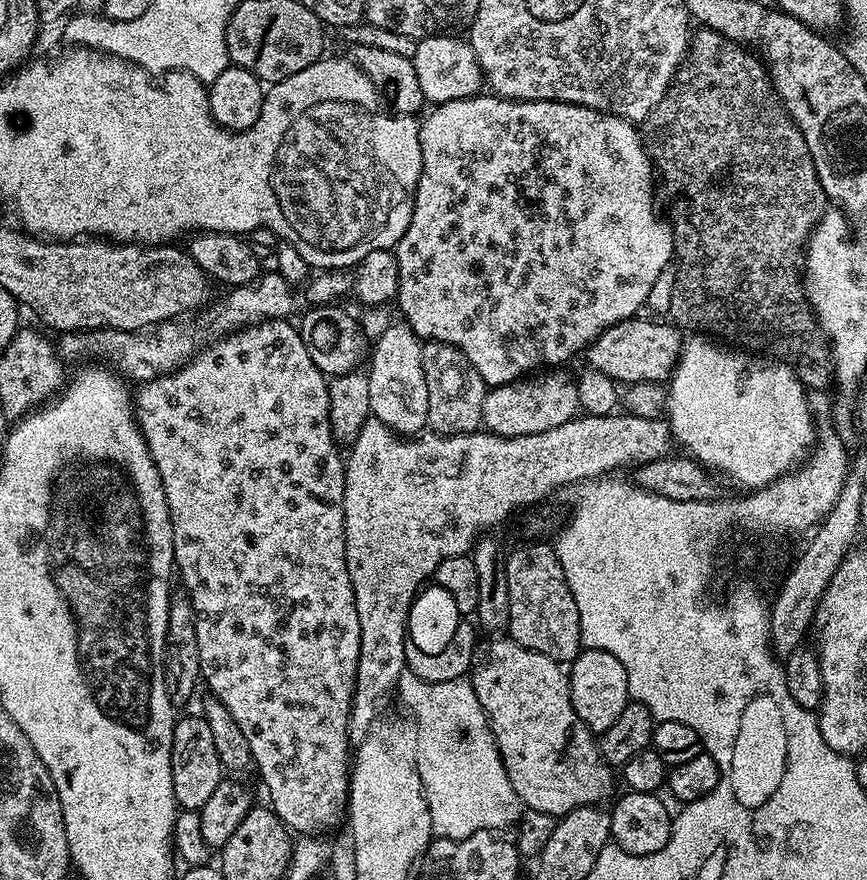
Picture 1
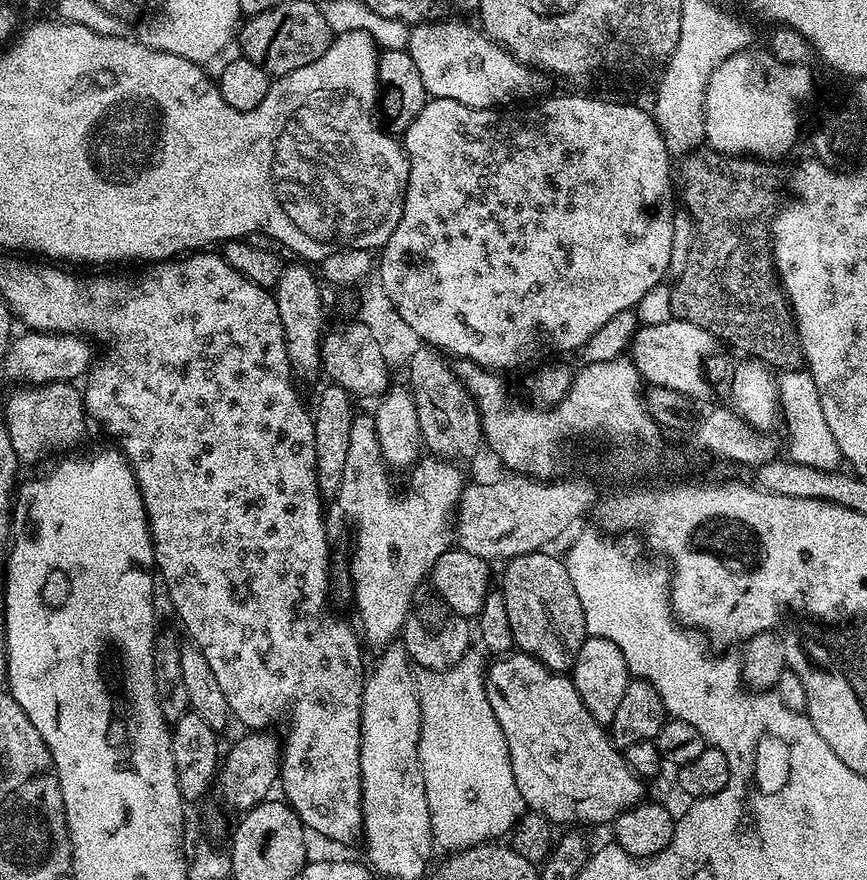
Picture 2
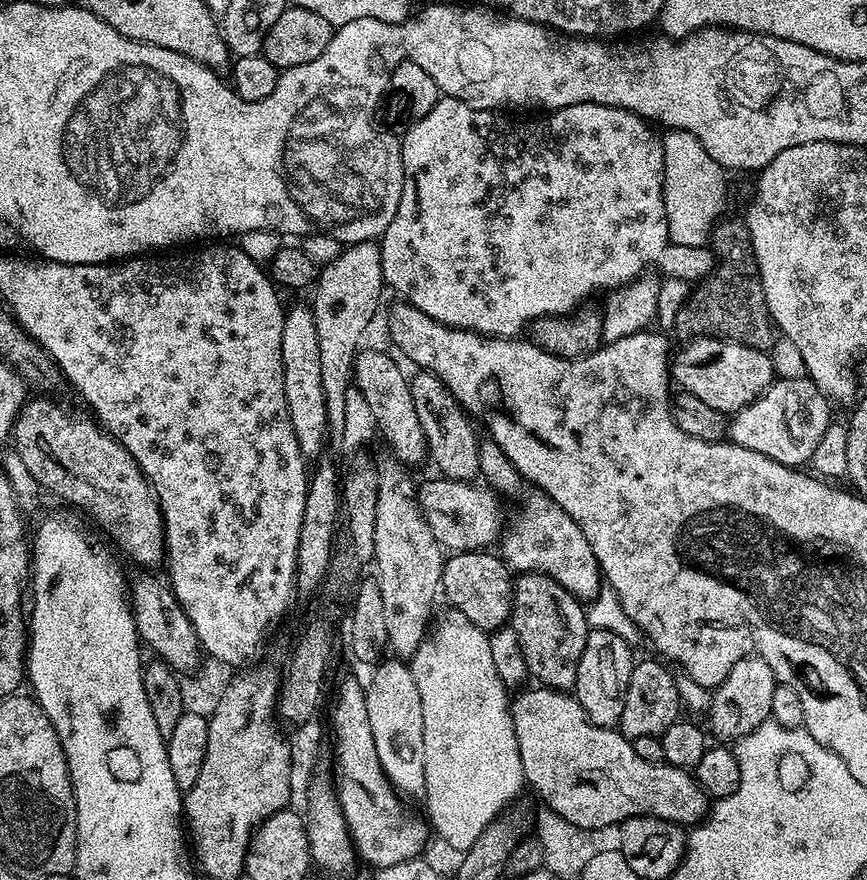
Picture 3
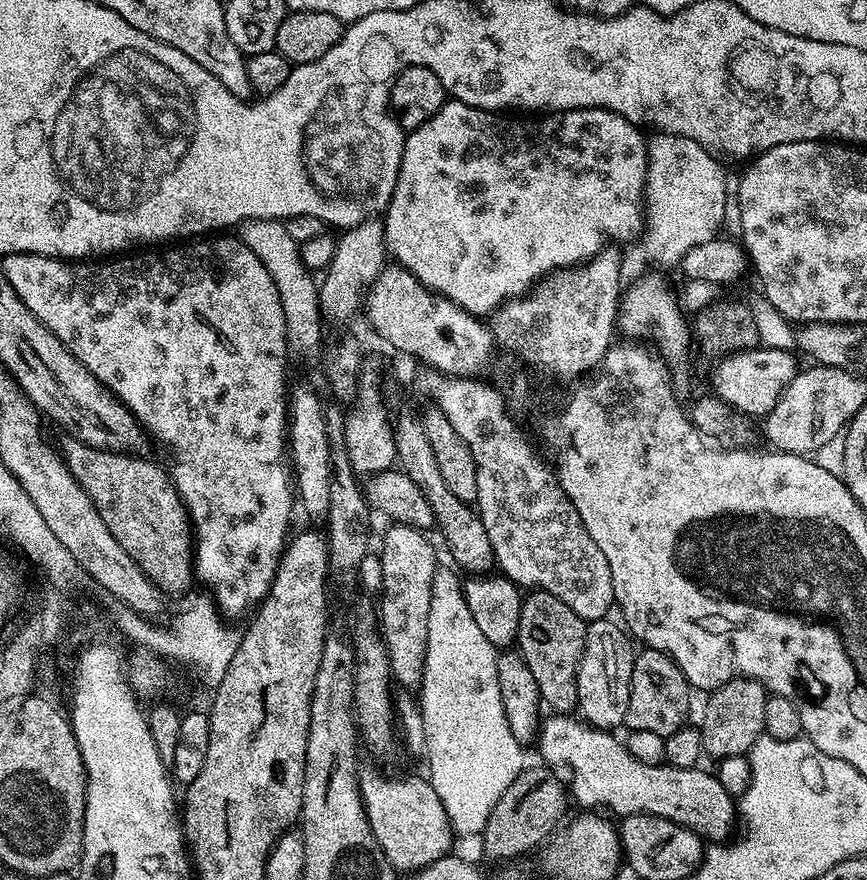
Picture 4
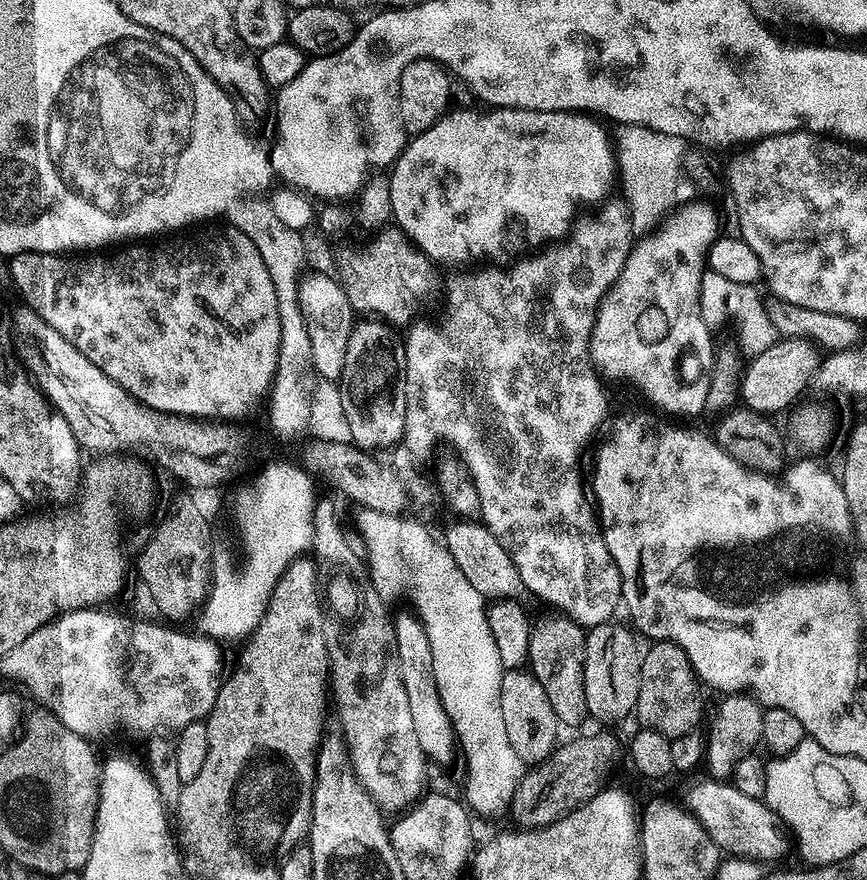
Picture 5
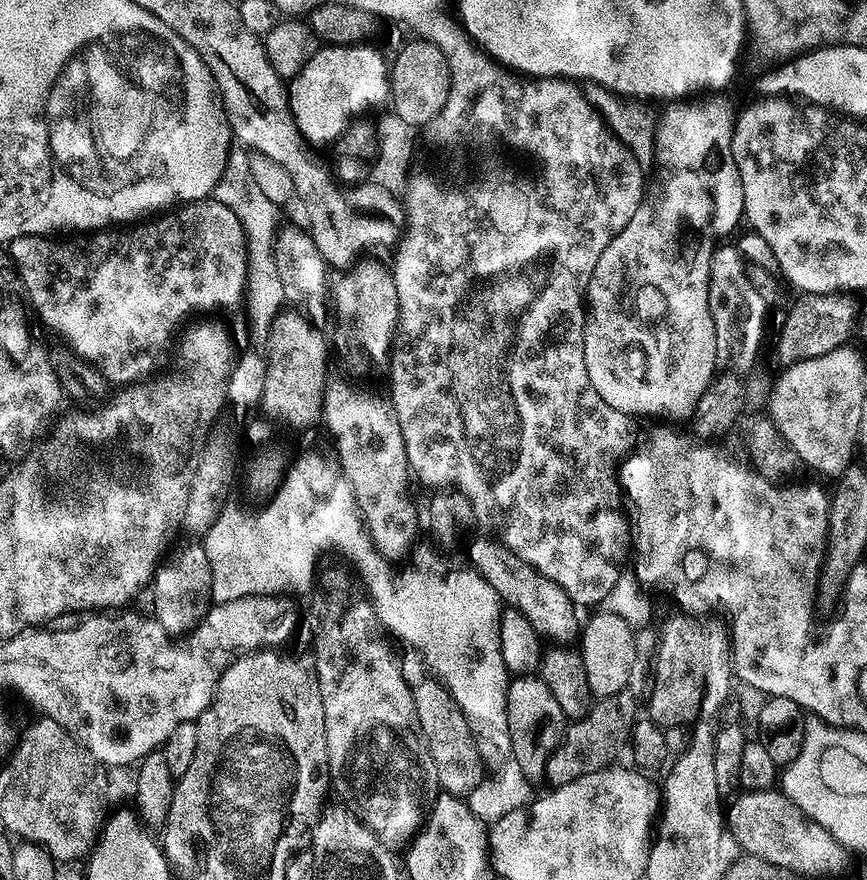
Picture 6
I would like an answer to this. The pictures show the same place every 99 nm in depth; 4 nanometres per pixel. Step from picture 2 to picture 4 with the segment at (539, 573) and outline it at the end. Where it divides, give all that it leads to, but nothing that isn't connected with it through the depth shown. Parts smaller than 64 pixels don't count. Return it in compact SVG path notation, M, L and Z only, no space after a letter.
M532 590L523 597L518 626L518 651L524 657L534 682L538 682L540 699L556 714L572 714L578 708L578 670L584 653L588 624L554 594Z

